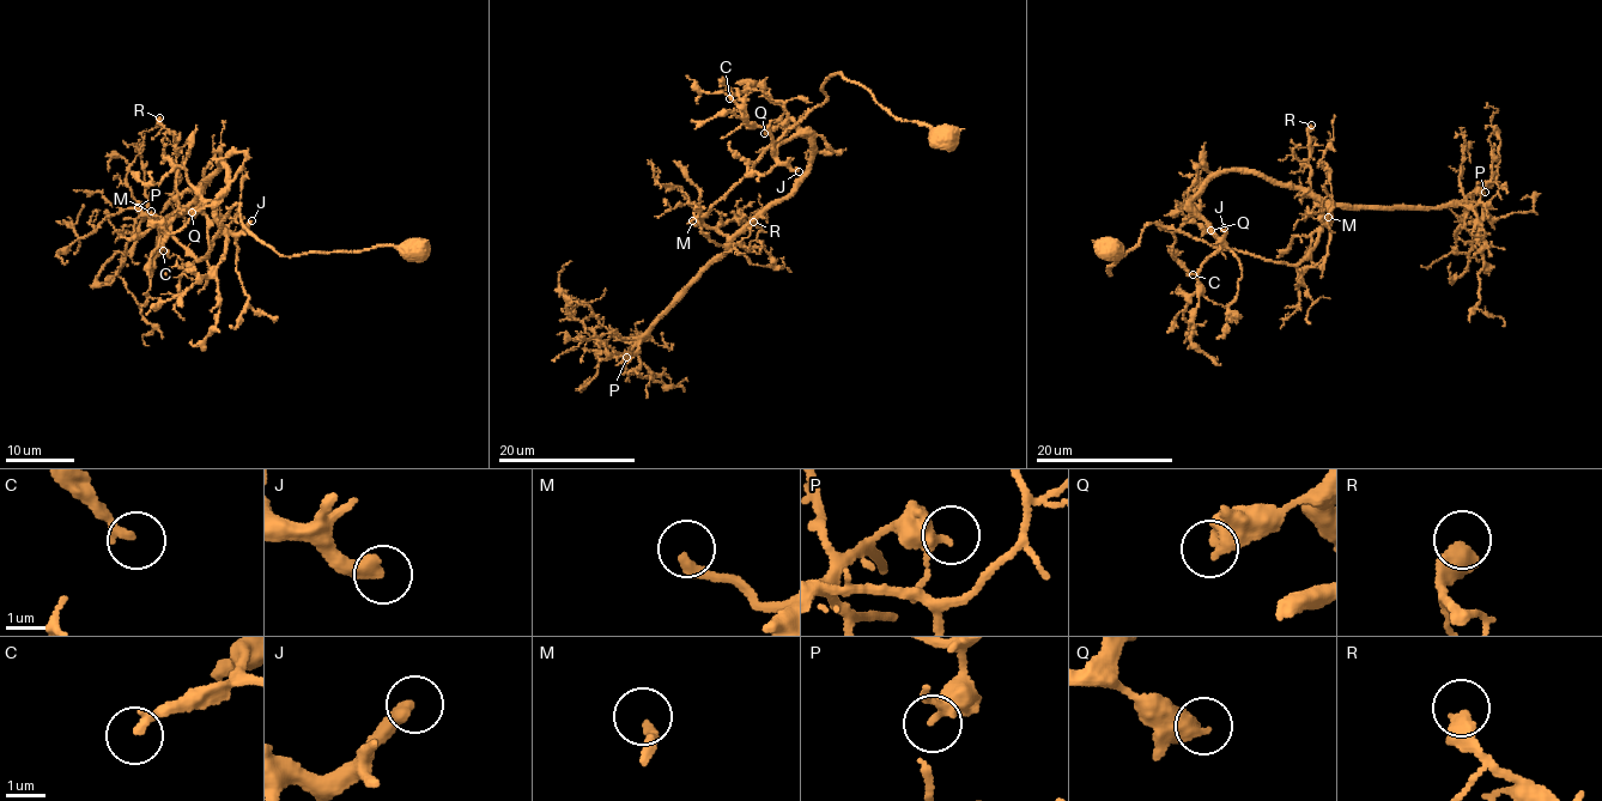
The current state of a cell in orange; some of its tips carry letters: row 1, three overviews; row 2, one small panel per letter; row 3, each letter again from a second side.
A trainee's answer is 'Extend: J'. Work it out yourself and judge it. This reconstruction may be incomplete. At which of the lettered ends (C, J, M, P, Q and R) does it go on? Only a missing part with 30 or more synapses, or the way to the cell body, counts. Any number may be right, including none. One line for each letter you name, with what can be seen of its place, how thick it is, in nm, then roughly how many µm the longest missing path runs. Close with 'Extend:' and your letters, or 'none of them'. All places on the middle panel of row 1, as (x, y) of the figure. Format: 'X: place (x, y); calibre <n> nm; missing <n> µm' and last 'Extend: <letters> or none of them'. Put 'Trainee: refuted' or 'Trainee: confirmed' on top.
Trainee: confirmed
J: place (799, 171); calibre 400 nm; missing 20 µm
Extend: J

